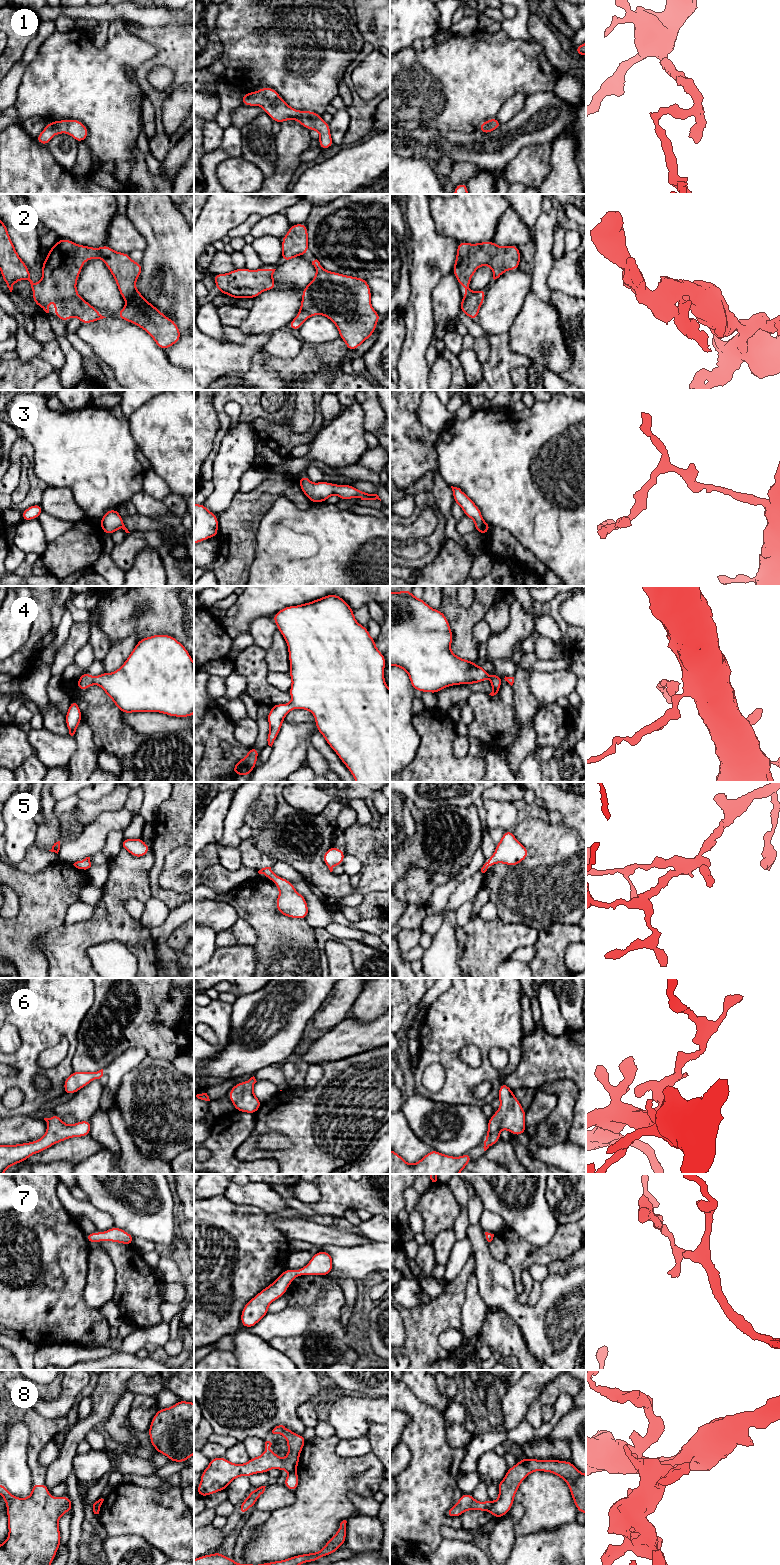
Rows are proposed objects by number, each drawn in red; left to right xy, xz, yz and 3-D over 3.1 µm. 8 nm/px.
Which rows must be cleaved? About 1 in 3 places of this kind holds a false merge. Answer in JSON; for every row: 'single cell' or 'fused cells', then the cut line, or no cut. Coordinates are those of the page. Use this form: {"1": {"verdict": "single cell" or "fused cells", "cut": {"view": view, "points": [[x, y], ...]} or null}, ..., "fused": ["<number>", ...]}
{"1": {"verdict": "single cell", "cut": null}, "2": {"verdict": "single cell", "cut": null}, "3": {"verdict": "single cell", "cut": null}, "4": {"verdict": "single cell", "cut": null}, "5": {"verdict": "single cell", "cut": null}, "6": {"verdict": "single cell", "cut": null}, "7": {"verdict": "single cell", "cut": null}, "8": {"verdict": "fused cells", "cut": {"view": "yz", "points": [[493, 1502], [489, 1510]]}}, "fused": ["8"]}

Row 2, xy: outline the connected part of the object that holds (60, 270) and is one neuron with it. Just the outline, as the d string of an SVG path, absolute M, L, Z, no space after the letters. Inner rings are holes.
M0 219L0 271L10 292L17 281L28 280L34 303L49 313L49 301L55 300L55 316L64 323L74 316L82 324L106 318L81 298L76 289L84 262L96 258L104 261L126 301L117 316L142 328L163 350L177 343L181 333L175 321L150 304L135 287L142 265L134 262L128 253L114 251L108 245L94 248L59 239L42 263L41 281L34 284L27 265L17 254L7 227Z

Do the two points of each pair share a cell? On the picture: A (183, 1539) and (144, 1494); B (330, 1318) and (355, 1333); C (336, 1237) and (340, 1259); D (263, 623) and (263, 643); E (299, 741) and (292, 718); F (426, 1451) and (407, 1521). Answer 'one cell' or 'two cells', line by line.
A: one cell
B: one cell
C: two cells
D: one cell
E: two cells
F: one cell

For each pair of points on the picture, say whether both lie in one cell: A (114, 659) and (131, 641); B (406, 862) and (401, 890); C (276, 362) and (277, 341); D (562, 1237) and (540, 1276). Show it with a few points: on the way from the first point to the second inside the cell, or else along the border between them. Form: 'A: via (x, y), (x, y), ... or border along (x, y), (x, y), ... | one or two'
A: via (117, 655), (127, 645) | one
B: border along (425, 870), (411, 867), (400, 881) | two
C: border along (299, 351), (295, 356), (286, 358), (270, 355) | two
D: border along (547, 1264), (531, 1264), (527, 1268) | two

